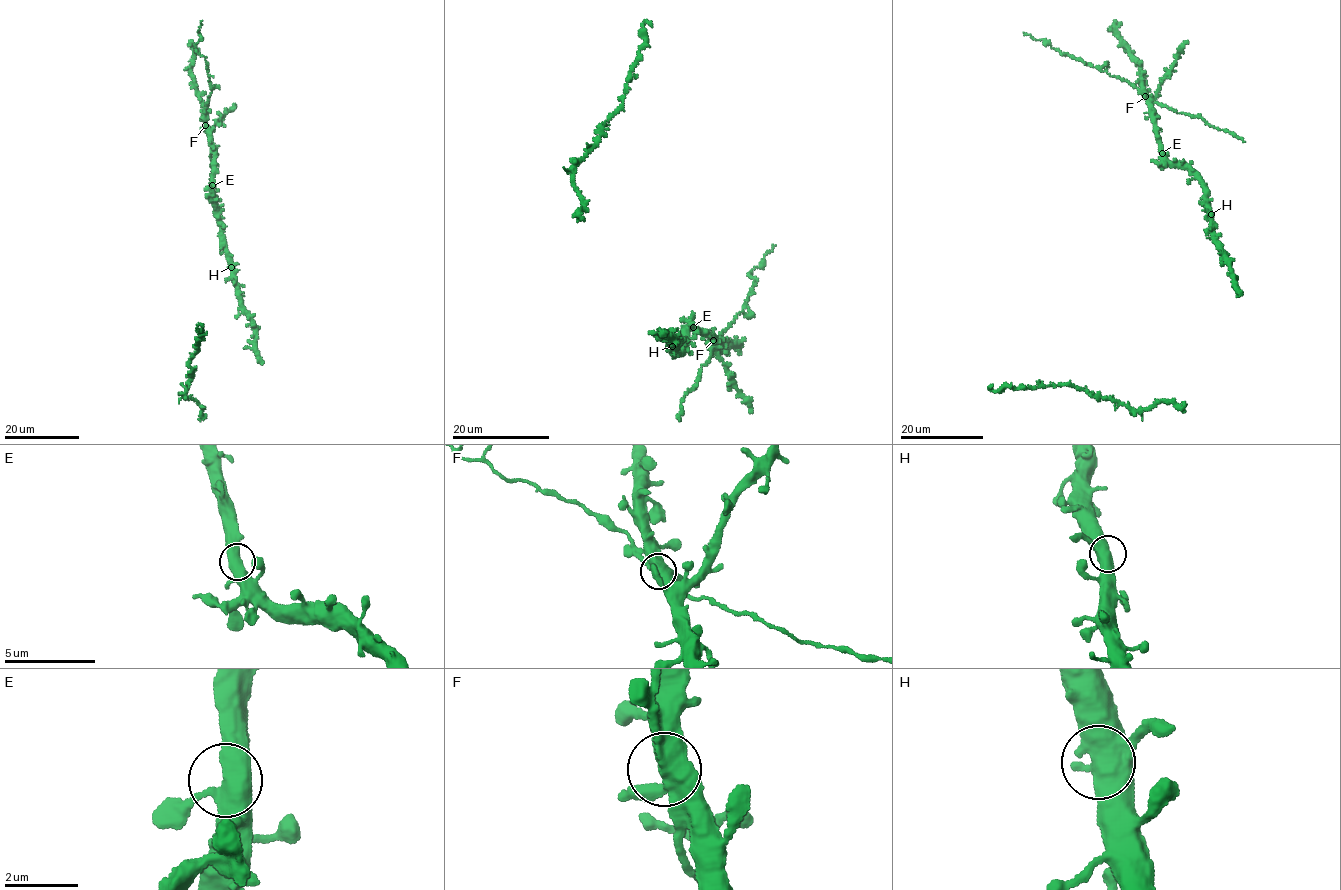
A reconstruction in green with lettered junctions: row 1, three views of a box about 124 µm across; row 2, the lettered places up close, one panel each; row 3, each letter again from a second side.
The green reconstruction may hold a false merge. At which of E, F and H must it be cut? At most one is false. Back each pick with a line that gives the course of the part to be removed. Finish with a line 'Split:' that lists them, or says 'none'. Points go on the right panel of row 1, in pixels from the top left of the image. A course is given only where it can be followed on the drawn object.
Split: none

